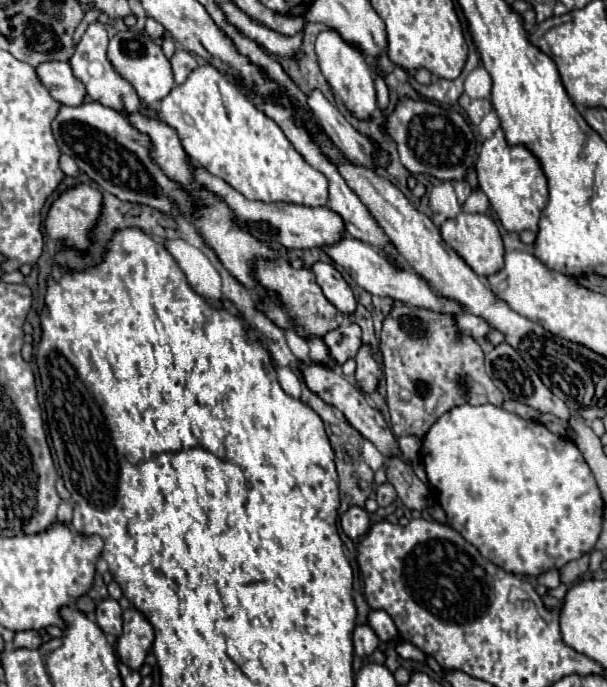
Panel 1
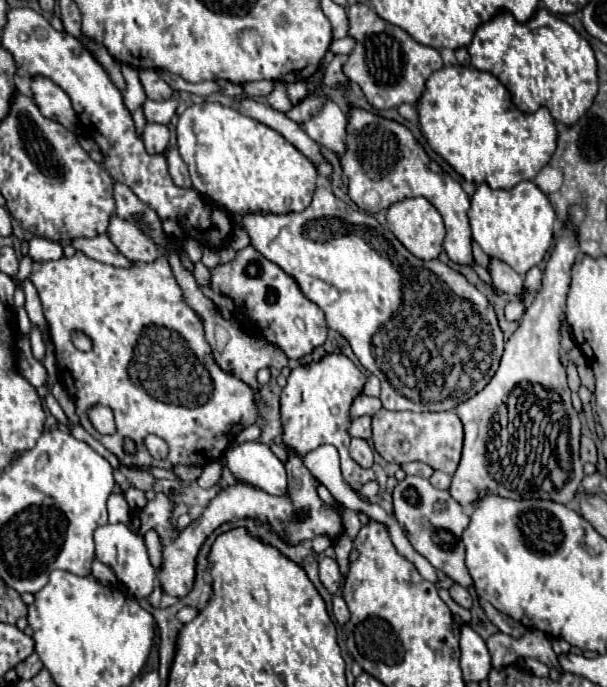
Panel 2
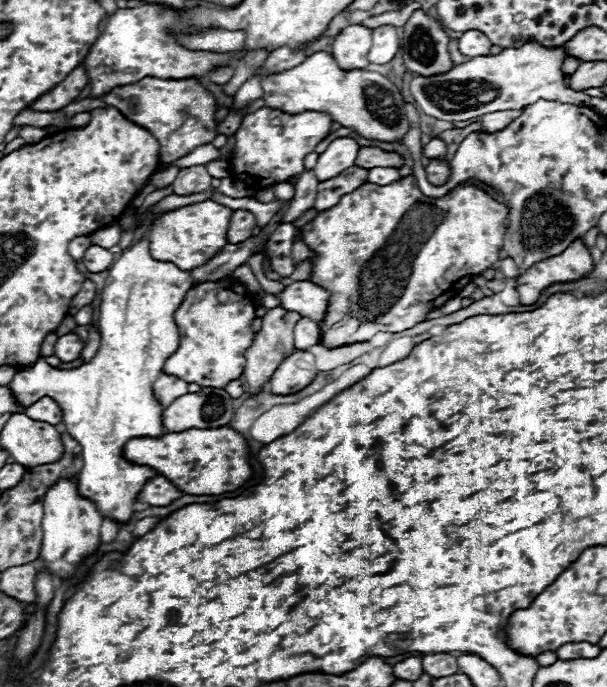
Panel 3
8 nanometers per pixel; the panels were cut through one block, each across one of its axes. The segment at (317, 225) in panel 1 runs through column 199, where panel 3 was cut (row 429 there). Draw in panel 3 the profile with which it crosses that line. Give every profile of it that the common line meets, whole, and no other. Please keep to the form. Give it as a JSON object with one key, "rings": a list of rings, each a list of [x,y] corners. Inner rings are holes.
{"rings":[[[200,388],[200,392],[188,392],[162,412],[162,426],[170,432],[188,428],[220,428],[232,420],[232,398],[224,388]]]}

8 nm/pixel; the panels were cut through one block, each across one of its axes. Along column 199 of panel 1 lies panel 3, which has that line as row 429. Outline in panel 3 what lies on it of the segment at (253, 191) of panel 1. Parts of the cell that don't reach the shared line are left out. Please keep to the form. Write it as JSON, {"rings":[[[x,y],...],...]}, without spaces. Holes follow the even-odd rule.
{"rings":[[[142,238],[130,250],[122,252],[122,256],[108,268],[106,286],[100,294],[102,296],[100,314],[98,314],[100,348],[96,352],[96,358],[74,370],[58,370],[48,366],[44,358],[38,358],[32,366],[20,370],[14,376],[14,380],[8,384],[16,402],[24,408],[42,396],[50,396],[60,404],[64,414],[62,420],[68,434],[72,434],[72,438],[76,438],[76,442],[80,442],[82,446],[84,466],[78,474],[78,492],[94,500],[100,512],[104,516],[112,516],[116,522],[126,522],[134,514],[136,494],[146,484],[146,480],[156,476],[156,472],[148,470],[148,466],[132,466],[130,462],[124,462],[122,448],[130,438],[142,438],[142,436],[156,438],[164,434],[164,426],[160,418],[160,410],[164,408],[154,400],[152,384],[160,376],[166,358],[170,358],[180,344],[174,312],[178,310],[178,306],[184,300],[184,294],[192,286],[194,282],[188,272],[176,268],[170,262],[156,262],[148,252],[148,240]]]}

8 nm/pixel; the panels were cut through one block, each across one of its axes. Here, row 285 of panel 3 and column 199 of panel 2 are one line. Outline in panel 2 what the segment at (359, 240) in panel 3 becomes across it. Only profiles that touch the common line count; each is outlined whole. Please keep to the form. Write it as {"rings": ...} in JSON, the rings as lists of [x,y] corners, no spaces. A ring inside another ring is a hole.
{"rings":[[[76,252],[72,258],[60,258],[56,262],[34,262],[30,280],[42,300],[48,332],[56,352],[58,380],[74,400],[80,424],[106,450],[110,450],[122,466],[138,470],[152,466],[170,470],[178,464],[206,466],[220,460],[236,436],[258,422],[260,408],[256,404],[254,390],[240,378],[224,372],[214,362],[210,344],[204,336],[202,318],[186,304],[184,292],[162,254],[154,262],[134,262],[130,268],[116,268]],[[72,330],[80,330],[92,340],[92,352],[80,352],[72,344]],[[94,404],[112,408],[116,416],[116,434],[102,436],[92,428],[86,418],[86,410]],[[148,434],[156,434],[168,444],[170,452],[164,462],[154,460],[146,450],[144,438]],[[126,436],[132,438],[138,446],[134,456],[128,456],[122,450],[122,440]]]}

